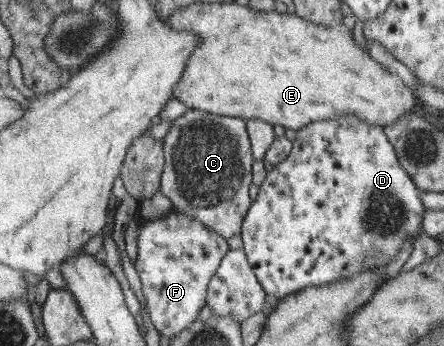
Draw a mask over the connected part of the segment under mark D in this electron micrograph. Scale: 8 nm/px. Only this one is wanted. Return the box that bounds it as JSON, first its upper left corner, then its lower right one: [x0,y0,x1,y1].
[241,114,425,299]

